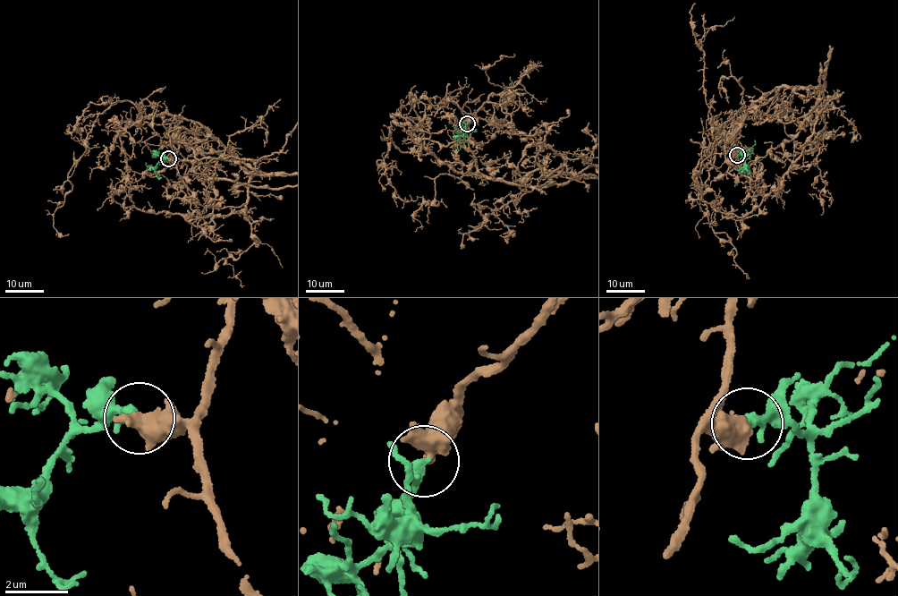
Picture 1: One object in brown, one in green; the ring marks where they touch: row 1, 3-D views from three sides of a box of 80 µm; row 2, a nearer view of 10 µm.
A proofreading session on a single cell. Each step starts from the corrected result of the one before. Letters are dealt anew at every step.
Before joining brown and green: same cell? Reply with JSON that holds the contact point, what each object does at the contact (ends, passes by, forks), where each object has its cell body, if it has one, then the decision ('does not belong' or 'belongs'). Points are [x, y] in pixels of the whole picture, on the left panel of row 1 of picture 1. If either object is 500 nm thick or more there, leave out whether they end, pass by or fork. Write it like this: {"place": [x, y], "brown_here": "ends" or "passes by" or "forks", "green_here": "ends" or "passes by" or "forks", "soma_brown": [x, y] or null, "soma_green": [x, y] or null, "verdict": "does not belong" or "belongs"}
{"place": [168, 158], "brown_here": "passes by", "green_here": "ends", "soma_brown": null, "soma_green": null, "verdict": "belongs"}

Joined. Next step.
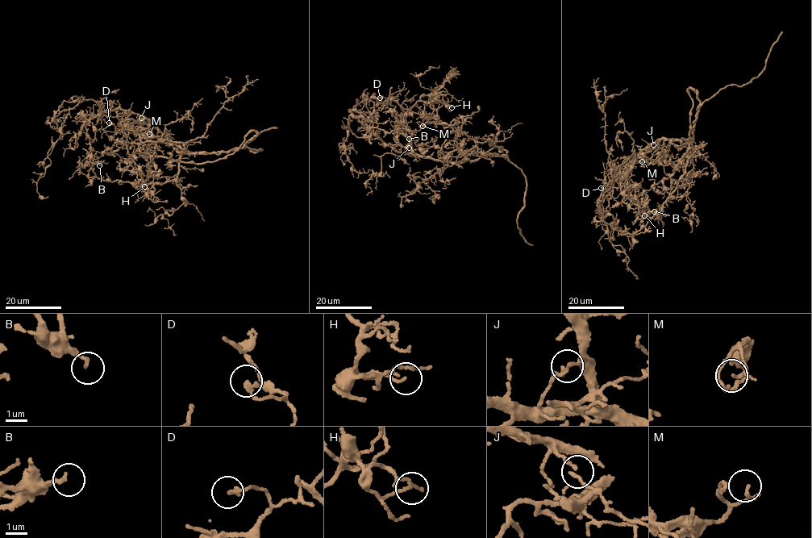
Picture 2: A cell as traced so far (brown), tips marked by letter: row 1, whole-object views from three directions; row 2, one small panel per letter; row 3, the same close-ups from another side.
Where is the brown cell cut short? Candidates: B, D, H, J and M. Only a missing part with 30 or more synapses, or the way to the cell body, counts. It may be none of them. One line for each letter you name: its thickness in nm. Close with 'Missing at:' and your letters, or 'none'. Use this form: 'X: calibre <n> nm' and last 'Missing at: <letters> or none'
Missing at: none

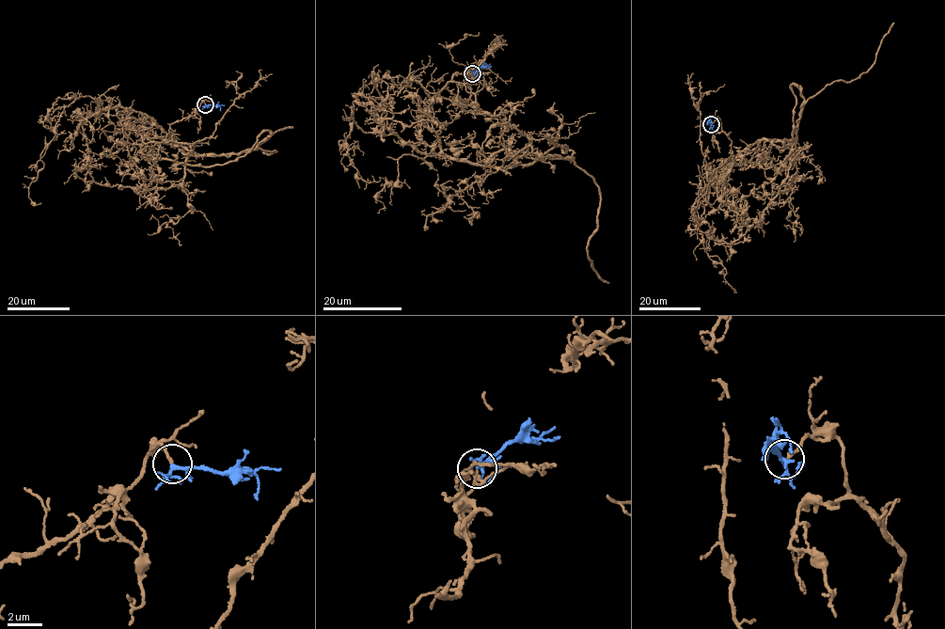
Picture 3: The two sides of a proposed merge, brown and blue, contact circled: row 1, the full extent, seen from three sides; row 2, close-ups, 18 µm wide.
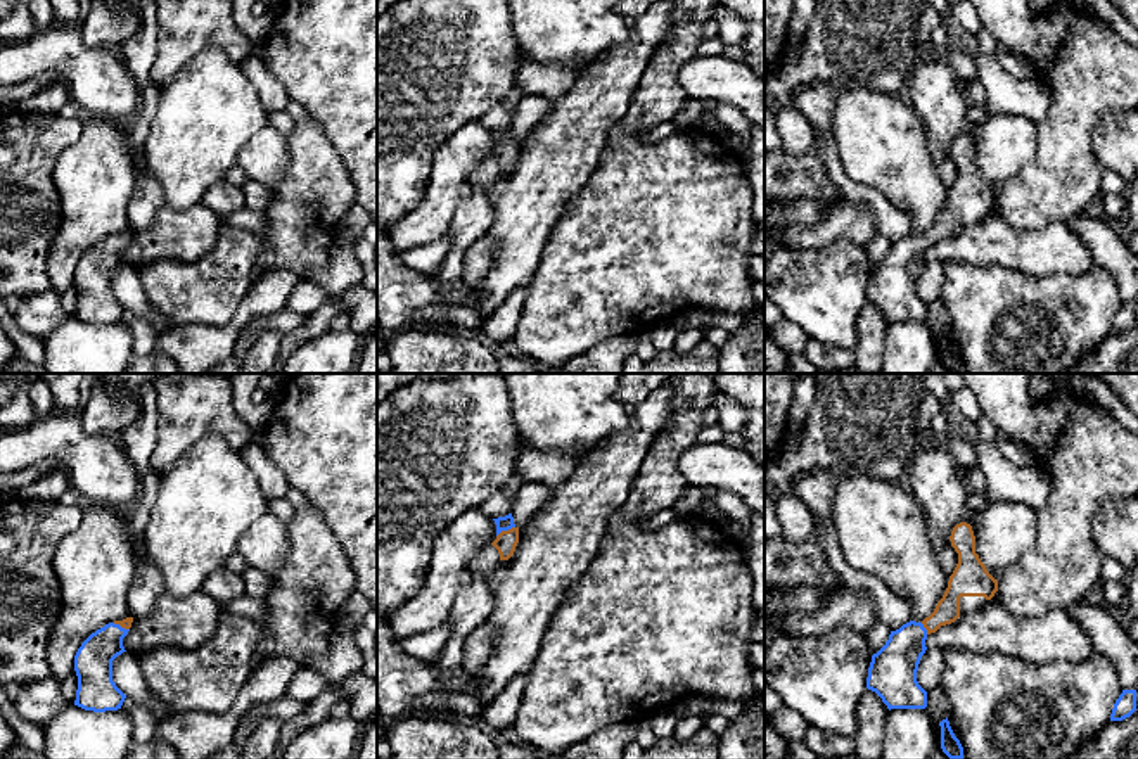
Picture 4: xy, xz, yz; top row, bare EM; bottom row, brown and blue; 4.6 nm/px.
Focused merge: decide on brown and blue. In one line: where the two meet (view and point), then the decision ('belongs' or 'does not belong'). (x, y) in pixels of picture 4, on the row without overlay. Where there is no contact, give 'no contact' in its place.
xz (505, 144) | belongs

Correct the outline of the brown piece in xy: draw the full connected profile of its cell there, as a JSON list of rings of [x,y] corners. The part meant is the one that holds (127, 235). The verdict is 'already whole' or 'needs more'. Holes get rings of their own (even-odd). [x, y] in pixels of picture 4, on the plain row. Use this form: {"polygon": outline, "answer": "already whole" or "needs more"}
{"polygon": [[[133,230],[114,233],[92,246],[74,268],[78,303],[74,318],[93,323],[118,323],[126,308],[112,294],[112,273],[125,263],[123,251]]], "answer": "needs more"}

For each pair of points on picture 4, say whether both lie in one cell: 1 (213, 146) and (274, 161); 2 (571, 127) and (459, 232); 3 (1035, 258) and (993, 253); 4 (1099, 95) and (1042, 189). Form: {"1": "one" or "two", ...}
{"1": "two", "2": "two", "3": "one", "4": "one"}

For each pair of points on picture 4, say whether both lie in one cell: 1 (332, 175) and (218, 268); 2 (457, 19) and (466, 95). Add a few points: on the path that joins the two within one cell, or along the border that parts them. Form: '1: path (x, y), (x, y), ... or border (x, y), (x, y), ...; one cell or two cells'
1: path (308, 204), (260, 253), (248, 255); one cell
2: path (457, 38), (457, 76); one cell

